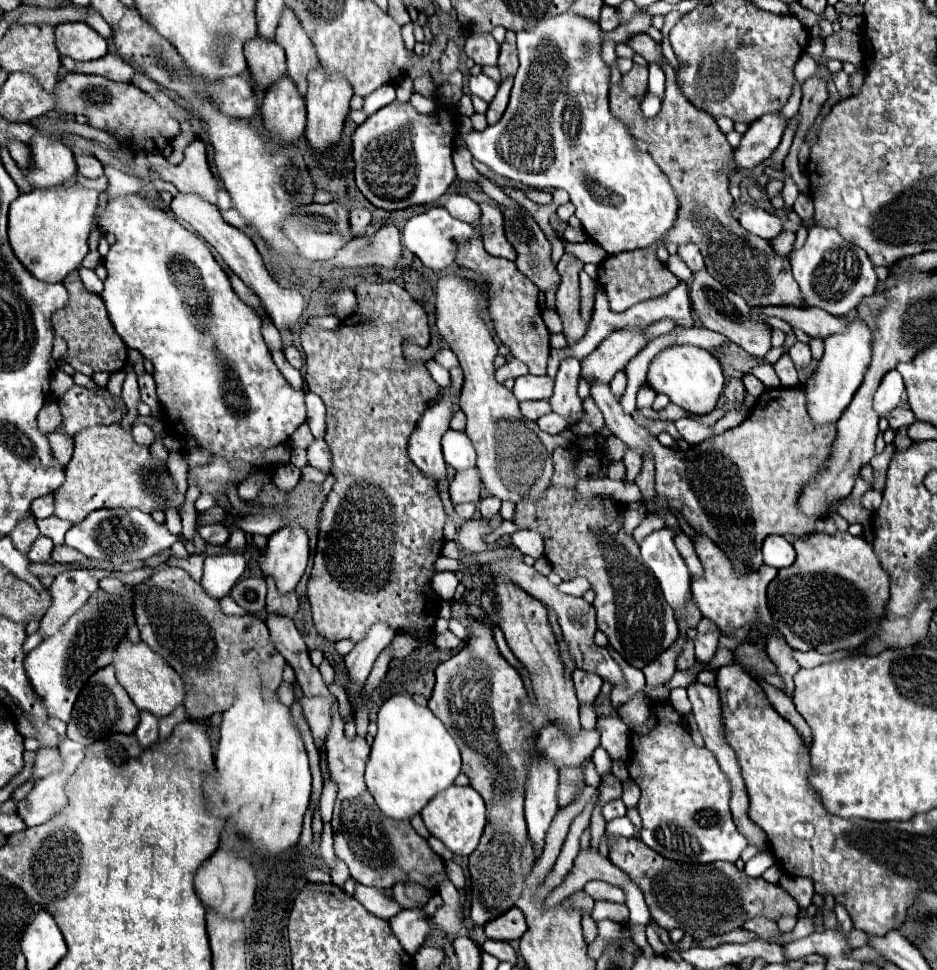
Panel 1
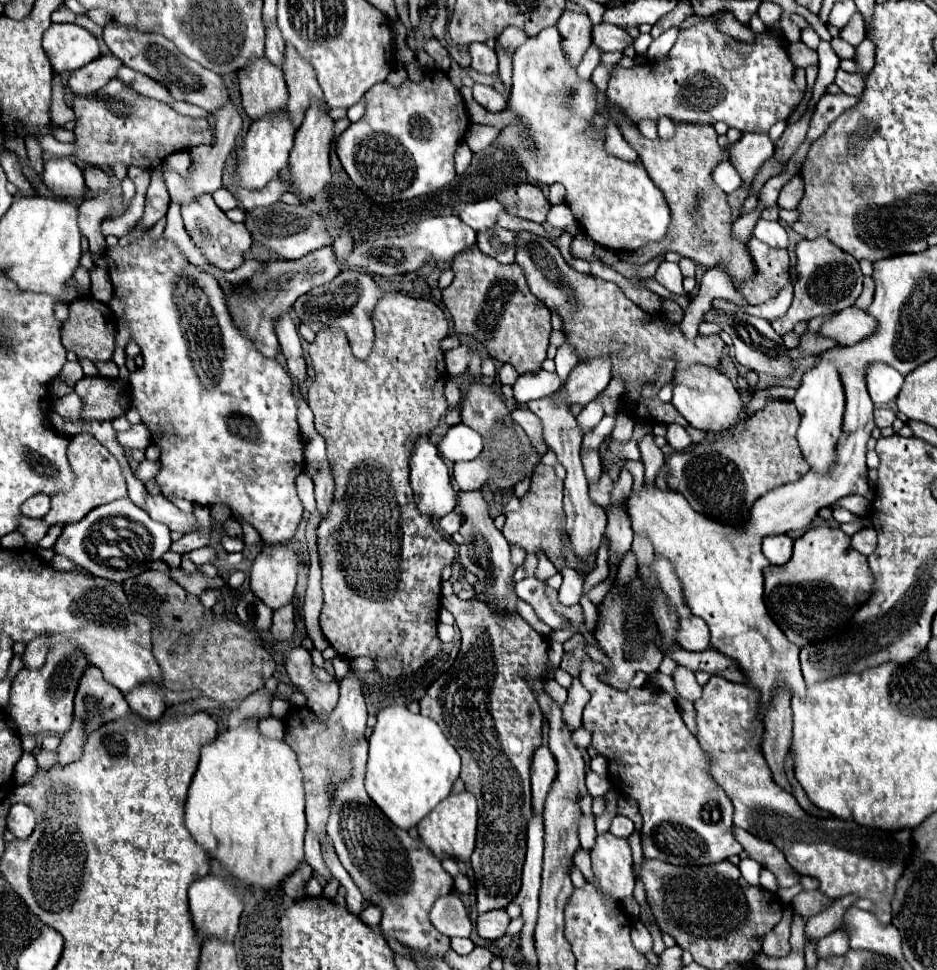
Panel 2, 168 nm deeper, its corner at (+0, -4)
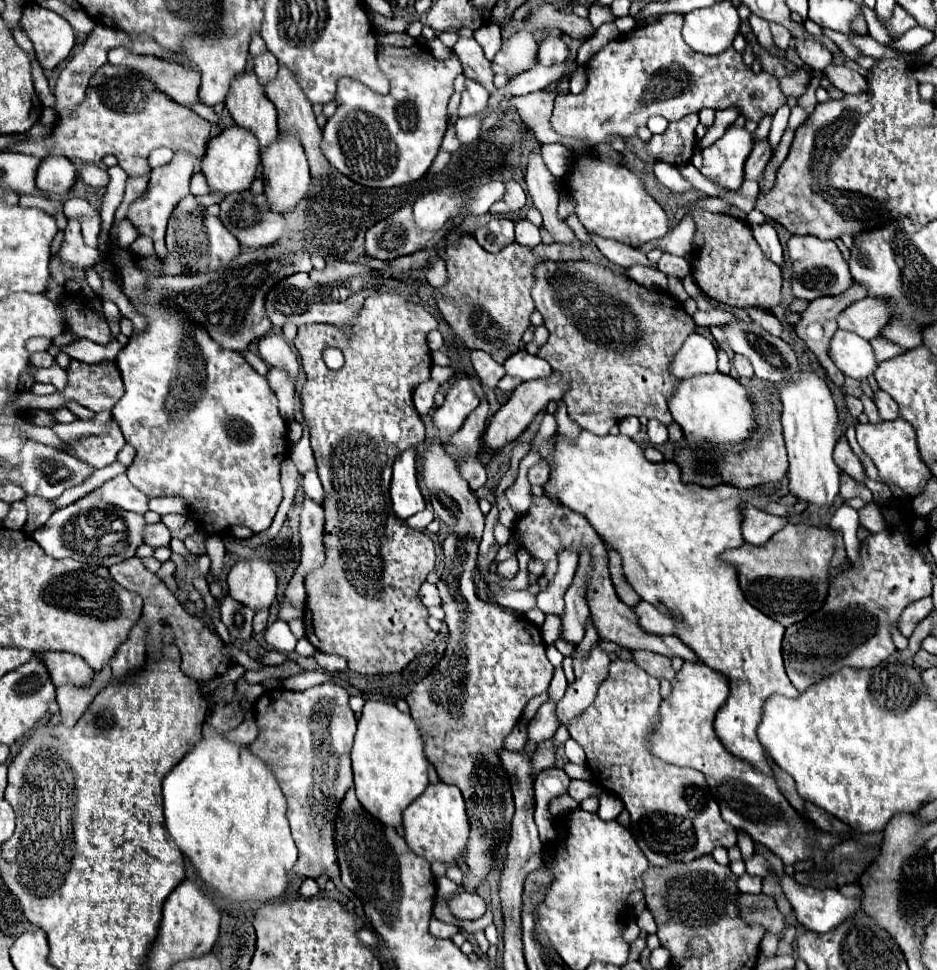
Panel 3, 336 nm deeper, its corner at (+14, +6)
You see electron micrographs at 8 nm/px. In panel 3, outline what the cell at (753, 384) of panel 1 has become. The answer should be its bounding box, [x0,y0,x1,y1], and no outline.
[732,355,754,377]

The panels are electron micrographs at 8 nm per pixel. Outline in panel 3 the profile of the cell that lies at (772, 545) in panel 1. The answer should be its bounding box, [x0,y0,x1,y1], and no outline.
[742,505,788,545]

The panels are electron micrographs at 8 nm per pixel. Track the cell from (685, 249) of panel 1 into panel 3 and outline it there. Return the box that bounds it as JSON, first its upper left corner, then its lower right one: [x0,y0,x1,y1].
[658,253,690,279]

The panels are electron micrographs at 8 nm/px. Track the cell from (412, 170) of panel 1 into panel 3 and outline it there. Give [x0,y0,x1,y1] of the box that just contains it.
[322,45,462,187]

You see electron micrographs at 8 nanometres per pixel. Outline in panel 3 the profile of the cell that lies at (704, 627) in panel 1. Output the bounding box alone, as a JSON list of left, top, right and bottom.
[634,601,680,635]

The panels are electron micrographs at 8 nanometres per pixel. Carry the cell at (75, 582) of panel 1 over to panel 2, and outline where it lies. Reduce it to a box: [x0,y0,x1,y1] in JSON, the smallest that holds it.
[22,635,48,669]

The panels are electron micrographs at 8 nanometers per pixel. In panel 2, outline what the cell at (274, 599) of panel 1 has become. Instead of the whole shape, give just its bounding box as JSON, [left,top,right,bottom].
[270,605,294,641]

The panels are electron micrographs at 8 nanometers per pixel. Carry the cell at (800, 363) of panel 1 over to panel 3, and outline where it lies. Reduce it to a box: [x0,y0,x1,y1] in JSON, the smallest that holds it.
[794,283,866,383]

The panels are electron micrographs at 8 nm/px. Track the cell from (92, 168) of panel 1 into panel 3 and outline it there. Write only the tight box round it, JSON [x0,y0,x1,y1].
[80,163,108,187]

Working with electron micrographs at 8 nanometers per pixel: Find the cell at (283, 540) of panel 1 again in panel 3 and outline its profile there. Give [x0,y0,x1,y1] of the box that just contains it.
[228,559,276,609]

